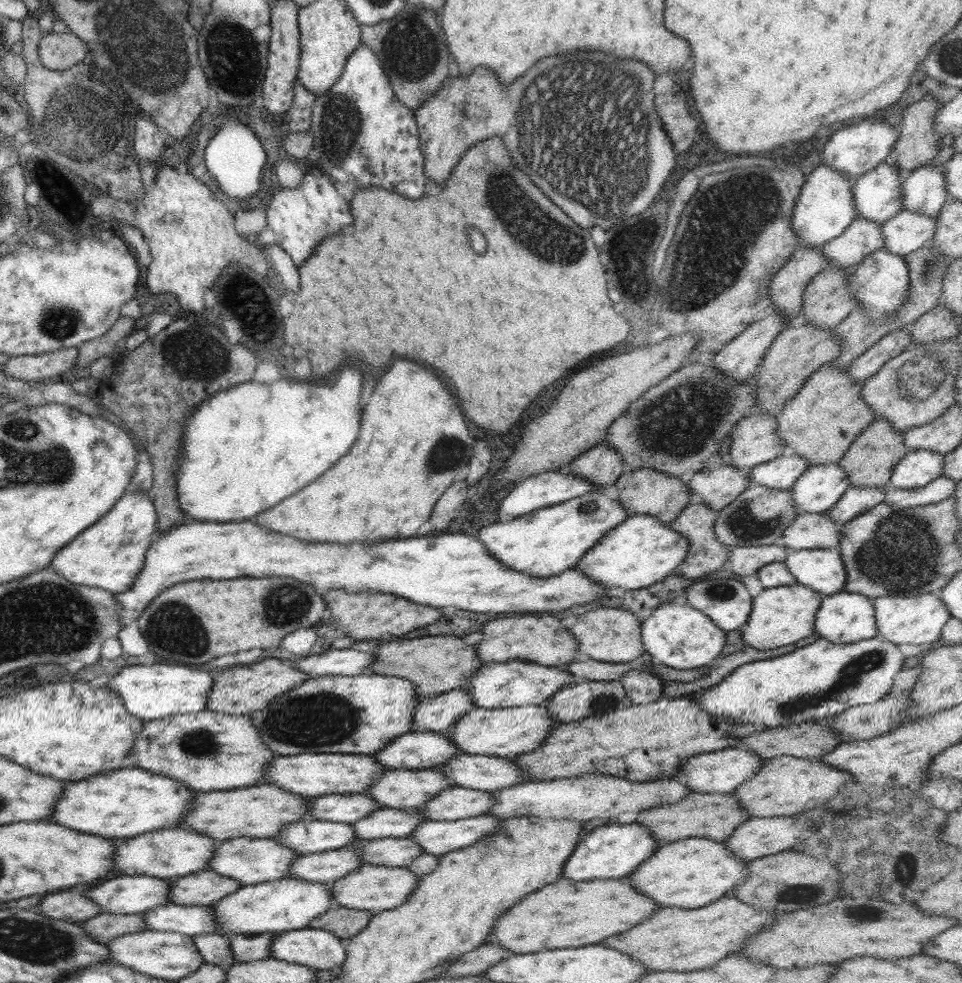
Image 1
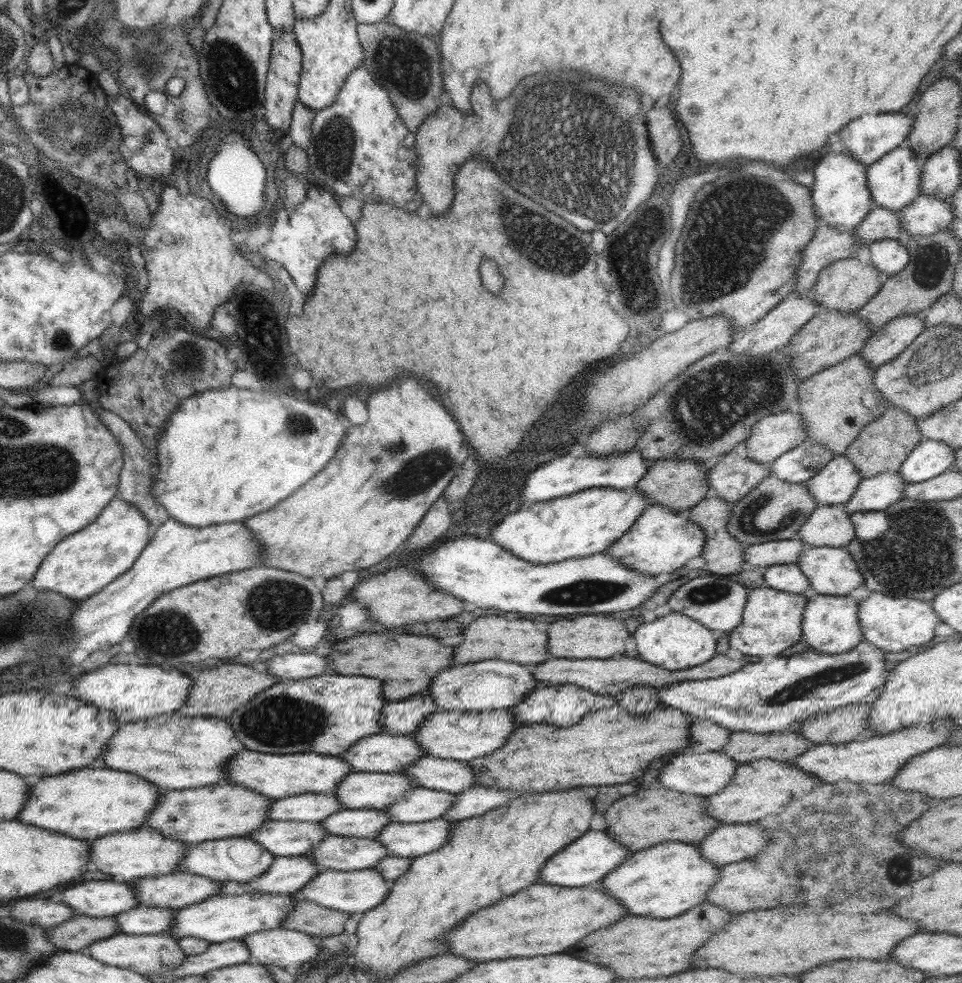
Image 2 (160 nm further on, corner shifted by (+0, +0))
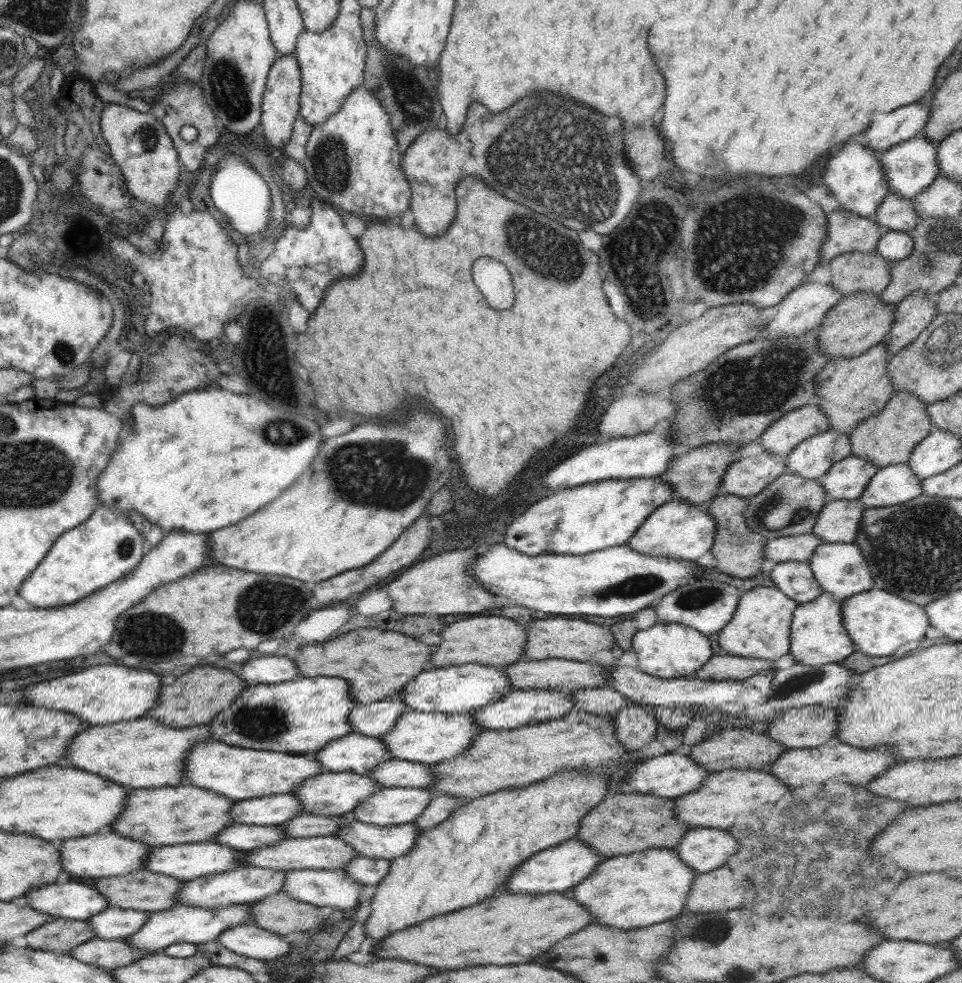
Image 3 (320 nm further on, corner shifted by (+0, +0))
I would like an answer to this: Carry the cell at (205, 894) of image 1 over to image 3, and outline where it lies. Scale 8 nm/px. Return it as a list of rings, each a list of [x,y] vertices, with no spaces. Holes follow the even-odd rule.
[[[140,869],[128,874],[98,878],[94,882],[94,888],[108,901],[110,908],[124,908],[148,912],[158,912],[169,909],[178,905],[177,892],[181,886],[186,884],[186,881],[172,878],[160,874],[159,872],[152,872],[151,870]]]

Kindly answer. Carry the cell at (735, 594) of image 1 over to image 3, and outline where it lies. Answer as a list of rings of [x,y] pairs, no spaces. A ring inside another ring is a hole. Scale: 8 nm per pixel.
[[[697,579],[693,583],[679,587],[674,592],[664,596],[654,607],[656,611],[656,624],[677,623],[695,628],[704,635],[711,635],[722,630],[731,622],[738,602],[740,590],[724,582],[712,579]]]

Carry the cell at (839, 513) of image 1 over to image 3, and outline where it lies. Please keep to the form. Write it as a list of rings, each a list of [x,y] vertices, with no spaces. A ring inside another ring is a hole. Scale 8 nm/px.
[[[906,462],[879,468],[859,501],[864,508],[882,508],[908,502],[922,493],[921,480]]]

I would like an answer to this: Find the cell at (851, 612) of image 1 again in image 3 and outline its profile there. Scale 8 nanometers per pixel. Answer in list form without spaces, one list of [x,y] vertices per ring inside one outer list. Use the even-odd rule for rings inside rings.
[[[824,591],[816,600],[798,603],[790,629],[789,653],[795,662],[819,667],[831,662],[842,662],[856,651],[856,645],[844,628],[842,604],[834,602],[832,597]]]

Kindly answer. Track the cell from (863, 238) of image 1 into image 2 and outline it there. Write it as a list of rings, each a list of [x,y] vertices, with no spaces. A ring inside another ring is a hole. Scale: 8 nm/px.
[[[880,205],[872,206],[864,220],[852,230],[861,246],[868,246],[871,242],[884,239],[901,241],[904,237],[902,232],[898,212],[882,208]]]

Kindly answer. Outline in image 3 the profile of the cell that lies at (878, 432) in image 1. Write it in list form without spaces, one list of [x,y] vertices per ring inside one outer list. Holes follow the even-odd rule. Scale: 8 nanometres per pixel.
[[[896,390],[882,410],[861,419],[854,427],[849,437],[852,455],[868,459],[878,468],[906,463],[915,446],[933,427],[926,407],[927,405],[911,392]]]

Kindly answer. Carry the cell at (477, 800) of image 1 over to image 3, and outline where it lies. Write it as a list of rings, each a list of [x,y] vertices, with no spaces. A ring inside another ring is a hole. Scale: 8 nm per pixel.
[[[383,787],[354,807],[351,816],[366,824],[411,823],[422,814],[432,799],[430,791],[423,788]]]

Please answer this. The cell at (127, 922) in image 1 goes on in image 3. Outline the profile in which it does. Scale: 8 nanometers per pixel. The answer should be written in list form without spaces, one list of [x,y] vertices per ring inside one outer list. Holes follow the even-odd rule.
[[[60,917],[38,926],[24,935],[31,949],[69,953],[75,946],[94,938],[95,932],[84,920],[61,919]]]

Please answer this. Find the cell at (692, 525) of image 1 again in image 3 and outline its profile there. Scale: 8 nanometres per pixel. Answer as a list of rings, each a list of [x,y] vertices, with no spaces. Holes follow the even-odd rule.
[[[728,493],[728,495],[718,494],[704,506],[716,523],[715,539],[711,548],[714,558],[718,561],[716,567],[720,572],[741,579],[755,577],[762,572],[760,566],[765,560],[764,547],[767,543],[764,536],[750,530],[746,524],[744,513],[748,503],[748,499]]]

